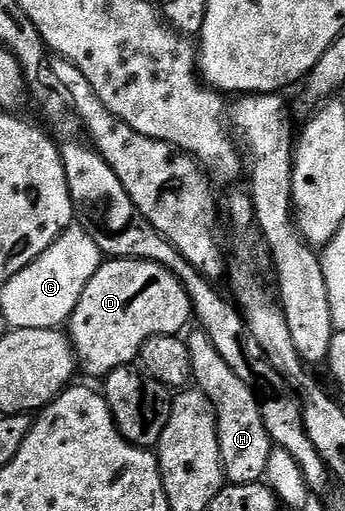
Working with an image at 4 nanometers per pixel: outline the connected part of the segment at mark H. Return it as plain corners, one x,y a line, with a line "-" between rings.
191,332
187,336
193,367
191,380
211,402
213,413
217,416
219,454
226,481
229,484
258,483
264,477
269,451
275,445
267,434
267,426
263,426
263,414
257,405
257,395
249,389
247,382
237,377
235,370
231,370
227,362
223,362
223,358
219,358
215,346
211,346
204,332

